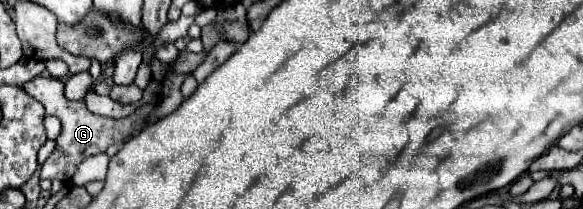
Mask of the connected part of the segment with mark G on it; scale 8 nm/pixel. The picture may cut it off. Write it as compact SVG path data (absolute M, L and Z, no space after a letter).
M37 75L31 81L27 81L27 85L23 85L23 89L35 97L37 101L41 101L41 105L45 107L47 115L55 115L61 119L61 133L57 137L57 147L55 151L47 157L47 161L41 167L41 179L61 179L61 181L69 181L77 169L77 165L97 153L103 153L109 145L121 145L125 143L129 137L133 137L135 133L139 133L145 125L147 119L155 113L157 105L155 103L145 103L139 109L135 109L131 115L123 117L123 119L111 119L111 117L101 117L91 113L85 107L85 101L69 101L63 97L63 81L49 77L49 75Z

